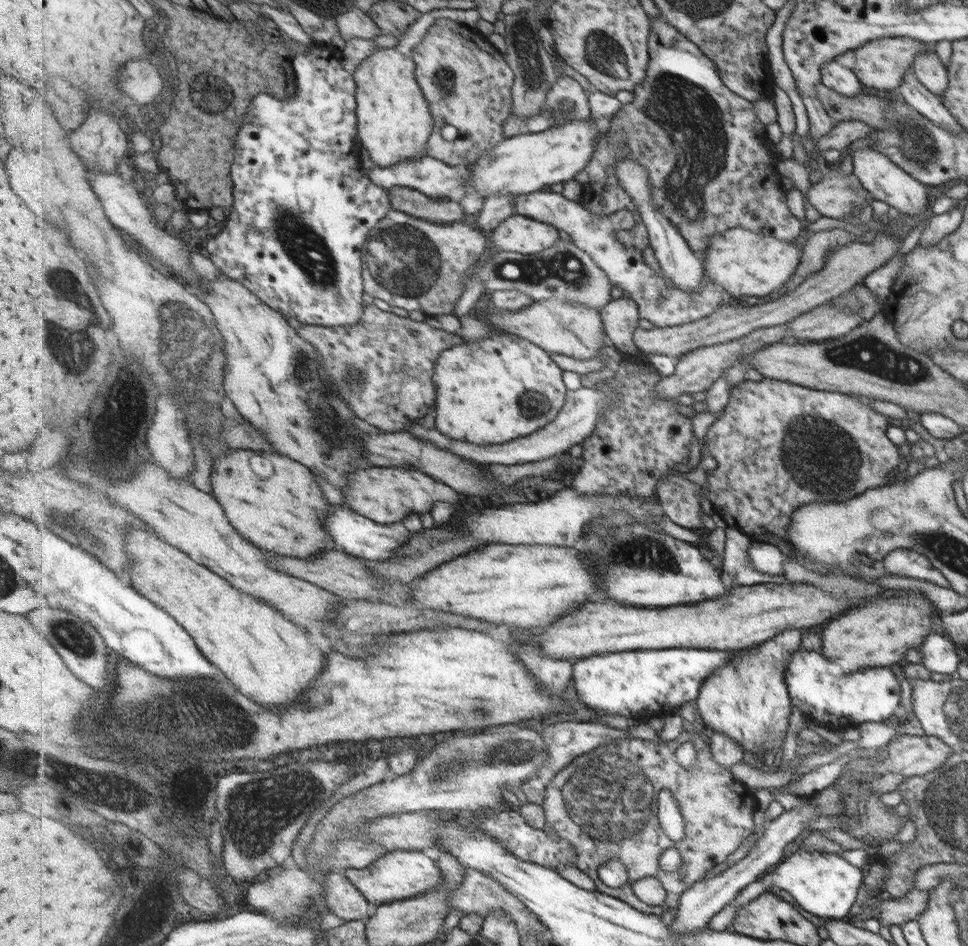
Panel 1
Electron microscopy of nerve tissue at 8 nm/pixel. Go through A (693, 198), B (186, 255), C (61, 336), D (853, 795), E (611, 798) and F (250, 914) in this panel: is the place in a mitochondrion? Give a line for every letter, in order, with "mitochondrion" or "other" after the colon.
A: mitochondrion
B: other
C: mitochondrion
D: mitochondrion
E: mitochondrion
F: other

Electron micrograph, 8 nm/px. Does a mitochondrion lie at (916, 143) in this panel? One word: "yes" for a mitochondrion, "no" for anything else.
yes

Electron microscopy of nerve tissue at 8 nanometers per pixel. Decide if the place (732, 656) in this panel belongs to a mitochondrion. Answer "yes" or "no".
no

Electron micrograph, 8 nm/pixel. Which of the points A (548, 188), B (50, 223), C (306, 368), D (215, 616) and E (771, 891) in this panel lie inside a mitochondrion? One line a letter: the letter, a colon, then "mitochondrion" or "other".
A: other
B: other
C: mitochondrion
D: other
E: other

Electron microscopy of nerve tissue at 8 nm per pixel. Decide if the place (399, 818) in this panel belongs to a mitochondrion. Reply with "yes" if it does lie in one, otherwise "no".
no

